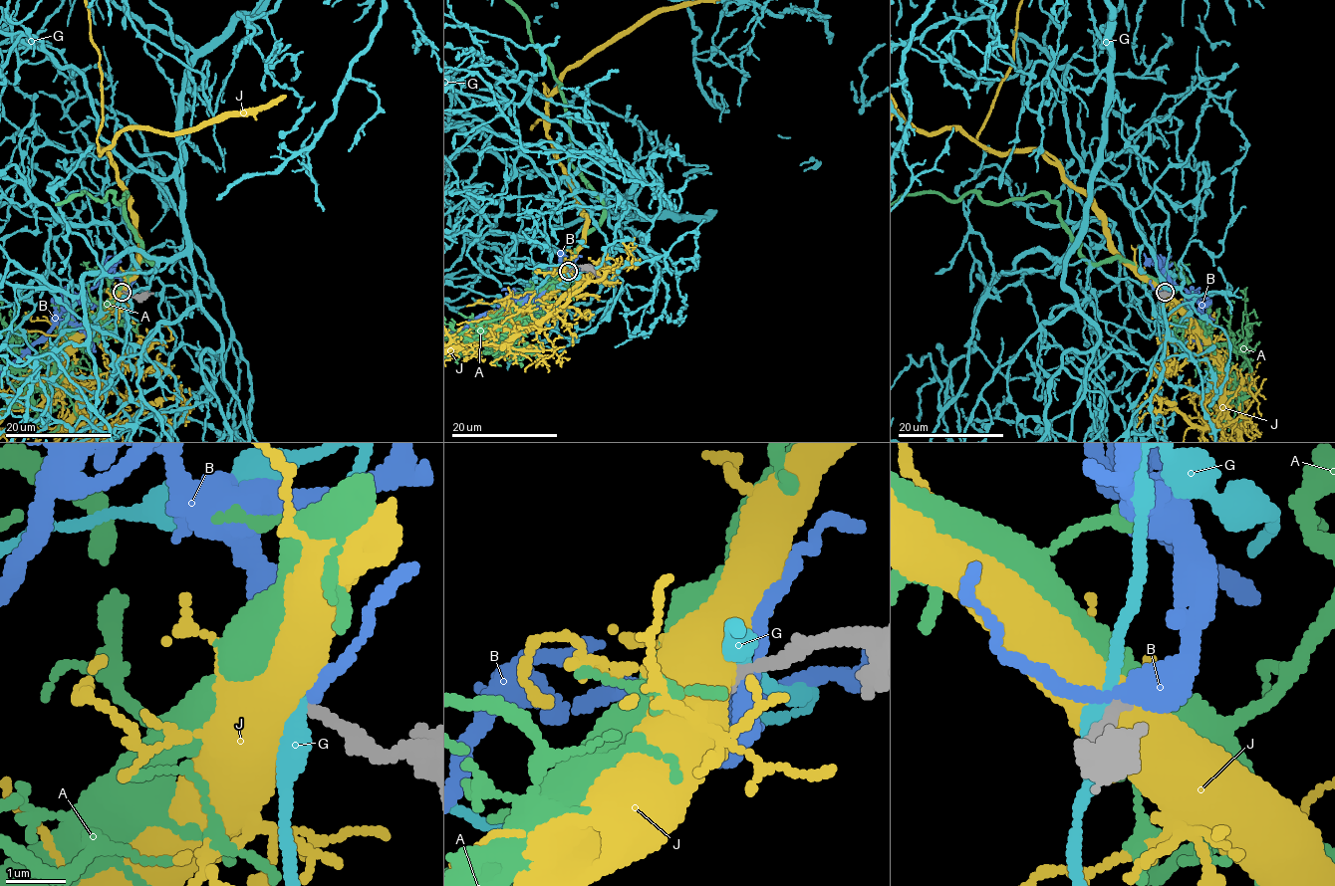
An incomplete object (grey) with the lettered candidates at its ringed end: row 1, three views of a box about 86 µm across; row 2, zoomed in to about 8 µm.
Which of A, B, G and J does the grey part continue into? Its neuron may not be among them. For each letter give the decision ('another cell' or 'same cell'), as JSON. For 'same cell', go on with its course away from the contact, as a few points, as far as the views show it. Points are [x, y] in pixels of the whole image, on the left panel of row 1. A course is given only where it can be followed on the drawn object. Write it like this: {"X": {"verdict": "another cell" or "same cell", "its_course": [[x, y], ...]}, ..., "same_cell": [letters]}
{"A": {"verdict": "another cell"}, "B": {"verdict": "another cell"}, "G": {"verdict": "another cell"}, "J": {"verdict": "another cell"}, "same_cell": []}

